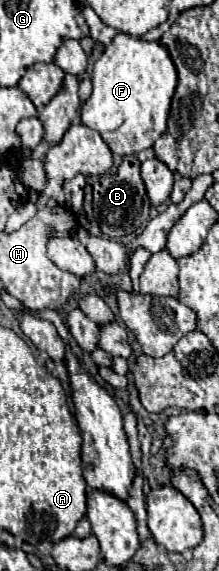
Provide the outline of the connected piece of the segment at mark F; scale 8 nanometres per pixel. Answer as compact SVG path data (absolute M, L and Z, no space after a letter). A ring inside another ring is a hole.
M118 32L94 64L92 96L82 104L82 122L98 130L116 156L138 154L140 150L152 148L154 140L166 130L176 84L176 68L162 42L148 42Z

